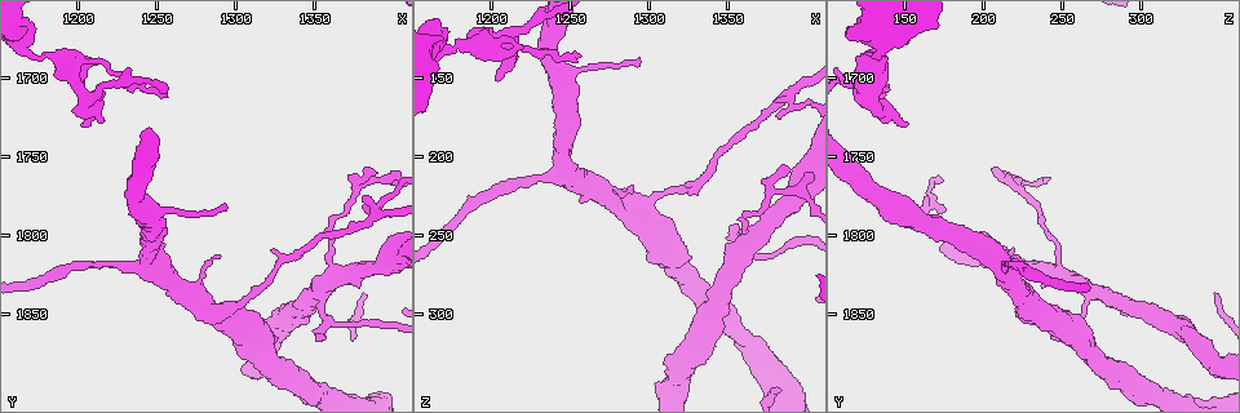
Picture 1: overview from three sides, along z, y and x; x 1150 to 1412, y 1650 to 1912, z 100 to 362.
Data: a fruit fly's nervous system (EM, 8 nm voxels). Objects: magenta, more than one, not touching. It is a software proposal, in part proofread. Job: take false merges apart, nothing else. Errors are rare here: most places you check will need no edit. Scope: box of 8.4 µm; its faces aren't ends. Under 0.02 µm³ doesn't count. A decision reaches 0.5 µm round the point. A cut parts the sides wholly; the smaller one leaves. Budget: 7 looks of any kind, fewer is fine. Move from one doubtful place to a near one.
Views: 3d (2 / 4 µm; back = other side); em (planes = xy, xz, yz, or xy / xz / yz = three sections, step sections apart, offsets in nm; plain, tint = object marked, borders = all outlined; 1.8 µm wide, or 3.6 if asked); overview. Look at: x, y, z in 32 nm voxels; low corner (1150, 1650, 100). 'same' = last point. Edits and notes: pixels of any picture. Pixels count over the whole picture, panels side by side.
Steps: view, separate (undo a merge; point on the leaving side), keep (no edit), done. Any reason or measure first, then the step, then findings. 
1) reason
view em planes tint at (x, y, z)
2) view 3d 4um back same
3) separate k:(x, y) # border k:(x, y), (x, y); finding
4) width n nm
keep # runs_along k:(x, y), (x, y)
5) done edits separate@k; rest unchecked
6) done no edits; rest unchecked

view 3d 2um back at (1216, 1706, 120)

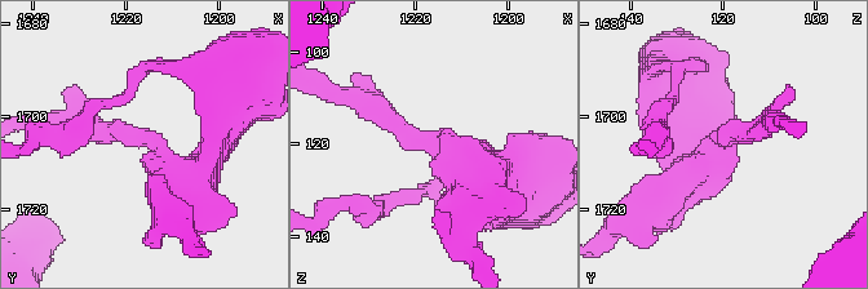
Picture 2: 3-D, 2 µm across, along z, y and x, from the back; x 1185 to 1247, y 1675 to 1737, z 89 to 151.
arms 3; need the tissue
view em planes plain at (1217, 1705, 120)

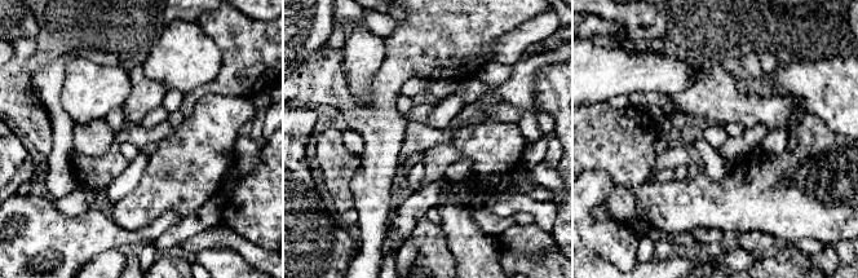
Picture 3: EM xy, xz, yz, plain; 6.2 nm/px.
view em planes tint same

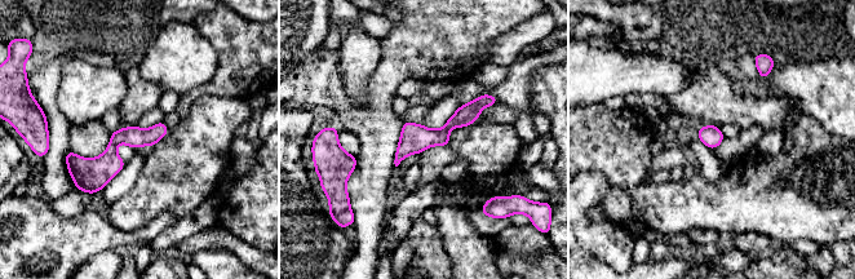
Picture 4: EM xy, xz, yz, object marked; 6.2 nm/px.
keep # runs_along 4:(490, 100), (398, 158); all the same neuron

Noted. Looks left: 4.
sharp bend
view 3d 4um at (1386, 1764, 222)

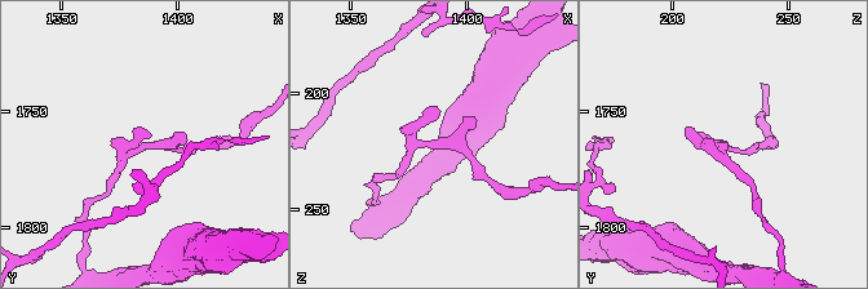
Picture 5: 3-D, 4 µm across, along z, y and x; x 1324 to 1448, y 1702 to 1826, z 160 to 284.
view em planes borders at (1386, 1765, 222)

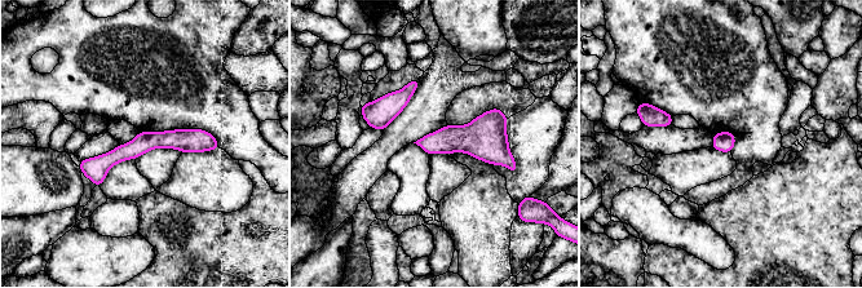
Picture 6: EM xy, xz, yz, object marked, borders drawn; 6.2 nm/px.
keep # all the same neuron

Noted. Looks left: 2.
a fork
view 3d 2um at (1388, 1790, 160)

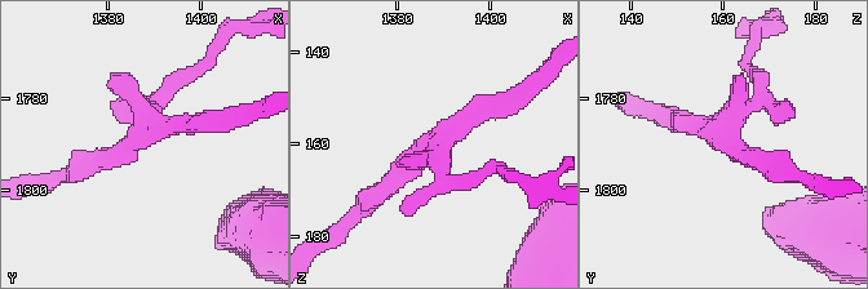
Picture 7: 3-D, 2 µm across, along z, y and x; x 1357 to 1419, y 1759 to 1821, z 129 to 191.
need the tissue
view em planes tint at (1387, 1789, 161)

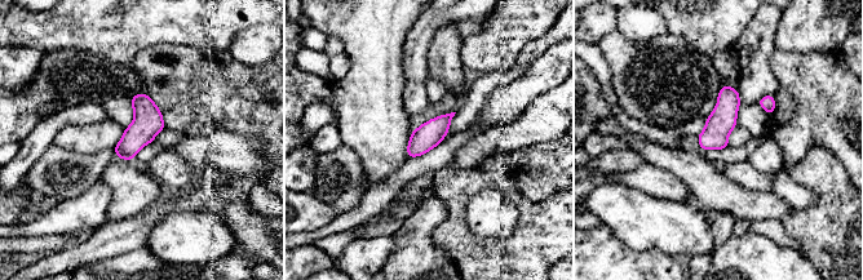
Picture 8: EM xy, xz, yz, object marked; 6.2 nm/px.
keep # one neuron here

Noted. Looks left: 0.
done no edits; rest unchecked

